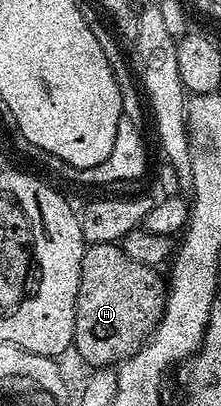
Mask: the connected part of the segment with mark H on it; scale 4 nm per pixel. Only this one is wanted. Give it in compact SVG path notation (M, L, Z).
M120 266L116 276L80 276L80 283L78 284L78 296L76 297L76 336L74 339L74 350L80 353L80 358L84 362L89 362L92 368L112 368L121 362L125 362L130 356L134 356L134 352L138 352L147 342L148 337L156 331L156 325L159 324L161 316L164 314L164 303L166 301L166 282L162 277L160 279L161 271L159 269L143 266Z

